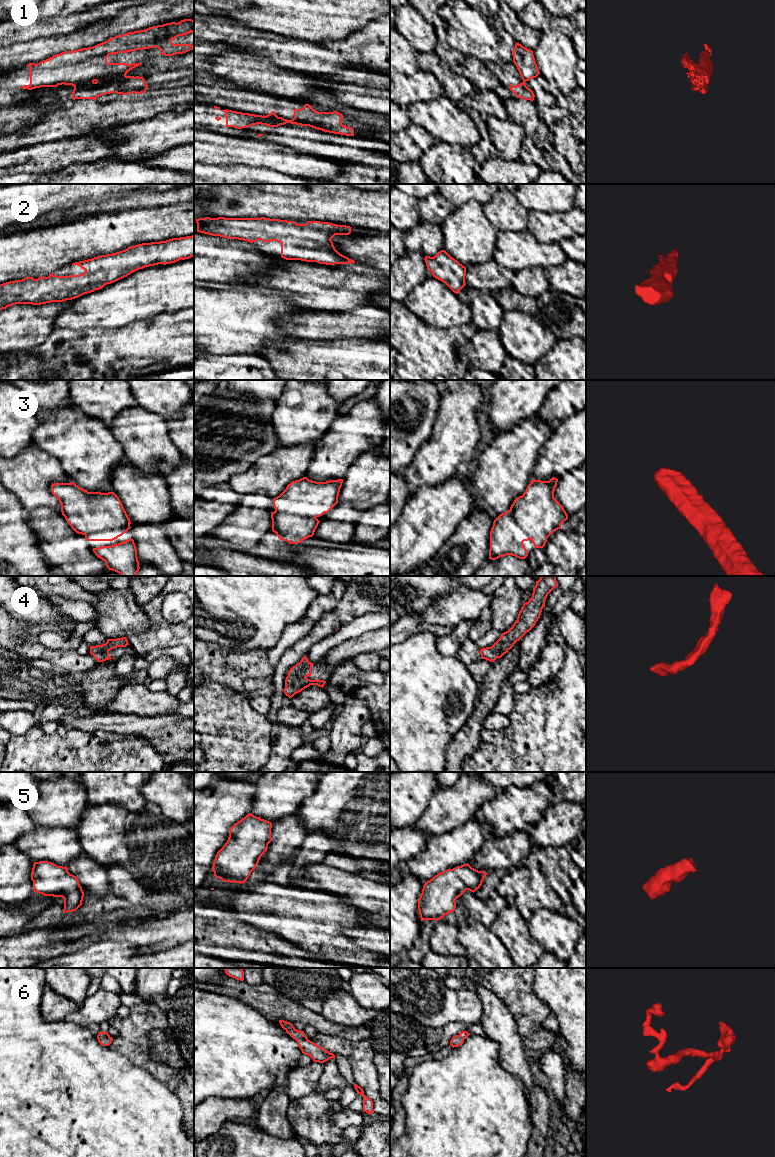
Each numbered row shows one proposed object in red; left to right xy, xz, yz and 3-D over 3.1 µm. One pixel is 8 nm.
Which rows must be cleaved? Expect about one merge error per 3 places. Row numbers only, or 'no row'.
1

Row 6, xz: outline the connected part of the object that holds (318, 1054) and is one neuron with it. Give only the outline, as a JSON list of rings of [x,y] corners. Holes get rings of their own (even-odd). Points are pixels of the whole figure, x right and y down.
[[[279,1020],[279,1023],[281,1027],[297,1041],[302,1053],[310,1056],[314,1062],[324,1063],[331,1058],[335,1058],[333,1053],[310,1041],[304,1031],[297,1030],[292,1023],[284,1020]]]

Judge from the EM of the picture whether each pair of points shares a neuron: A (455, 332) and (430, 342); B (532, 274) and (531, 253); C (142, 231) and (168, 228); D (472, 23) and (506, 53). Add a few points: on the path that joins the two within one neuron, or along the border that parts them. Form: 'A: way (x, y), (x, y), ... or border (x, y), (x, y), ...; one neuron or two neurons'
A: way (449, 338), (445, 342), (436, 342); one neuron
B: border (544, 269), (540, 267), (524, 267), (515, 273); two neurons
C: way (148, 228), (162, 228); one neuron
D: way (480, 29), (498, 47); one neuron

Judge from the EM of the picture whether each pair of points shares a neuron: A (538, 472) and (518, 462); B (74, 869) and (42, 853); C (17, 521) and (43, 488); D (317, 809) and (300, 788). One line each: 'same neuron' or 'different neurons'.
A: different neurons
B: different neurons
C: different neurons
D: different neurons

